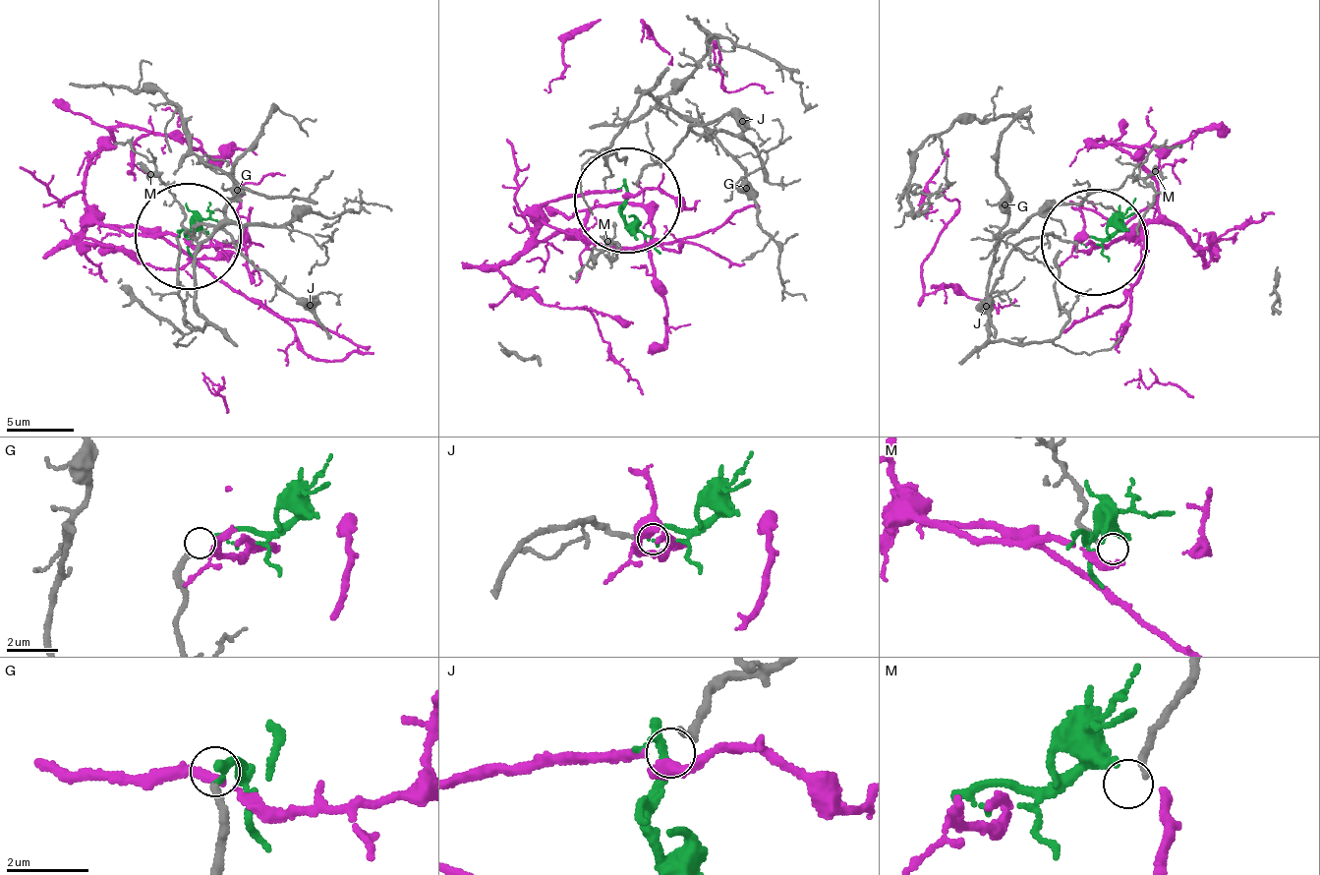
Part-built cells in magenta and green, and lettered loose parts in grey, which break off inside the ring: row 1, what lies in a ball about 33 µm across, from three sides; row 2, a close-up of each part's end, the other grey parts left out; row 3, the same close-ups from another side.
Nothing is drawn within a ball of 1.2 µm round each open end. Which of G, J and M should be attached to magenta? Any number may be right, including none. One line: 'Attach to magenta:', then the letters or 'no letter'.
Attach to magenta: J

